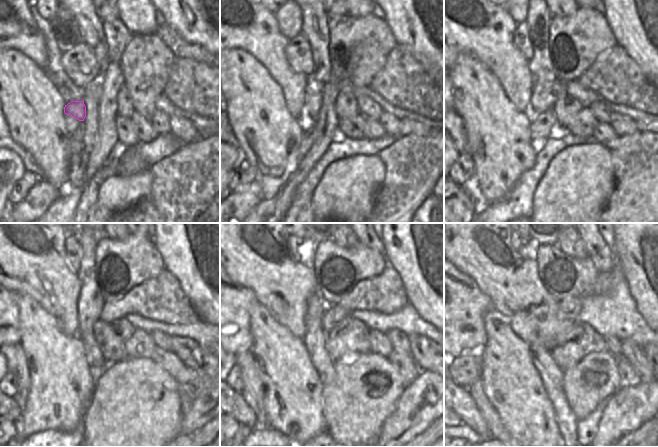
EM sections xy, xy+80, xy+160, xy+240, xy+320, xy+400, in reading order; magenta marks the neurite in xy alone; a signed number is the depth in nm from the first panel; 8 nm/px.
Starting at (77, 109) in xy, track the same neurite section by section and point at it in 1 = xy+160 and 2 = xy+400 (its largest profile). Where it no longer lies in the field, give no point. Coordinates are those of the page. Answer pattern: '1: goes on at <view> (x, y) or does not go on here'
1: goes on at xy+160 (544, 97)
2: goes on at xy+400 (602, 284)

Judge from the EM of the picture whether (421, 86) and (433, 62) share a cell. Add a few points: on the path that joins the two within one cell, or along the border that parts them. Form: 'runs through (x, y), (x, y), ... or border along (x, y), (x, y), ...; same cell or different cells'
border along (412, 54), (429, 72), (433, 73); different cells

